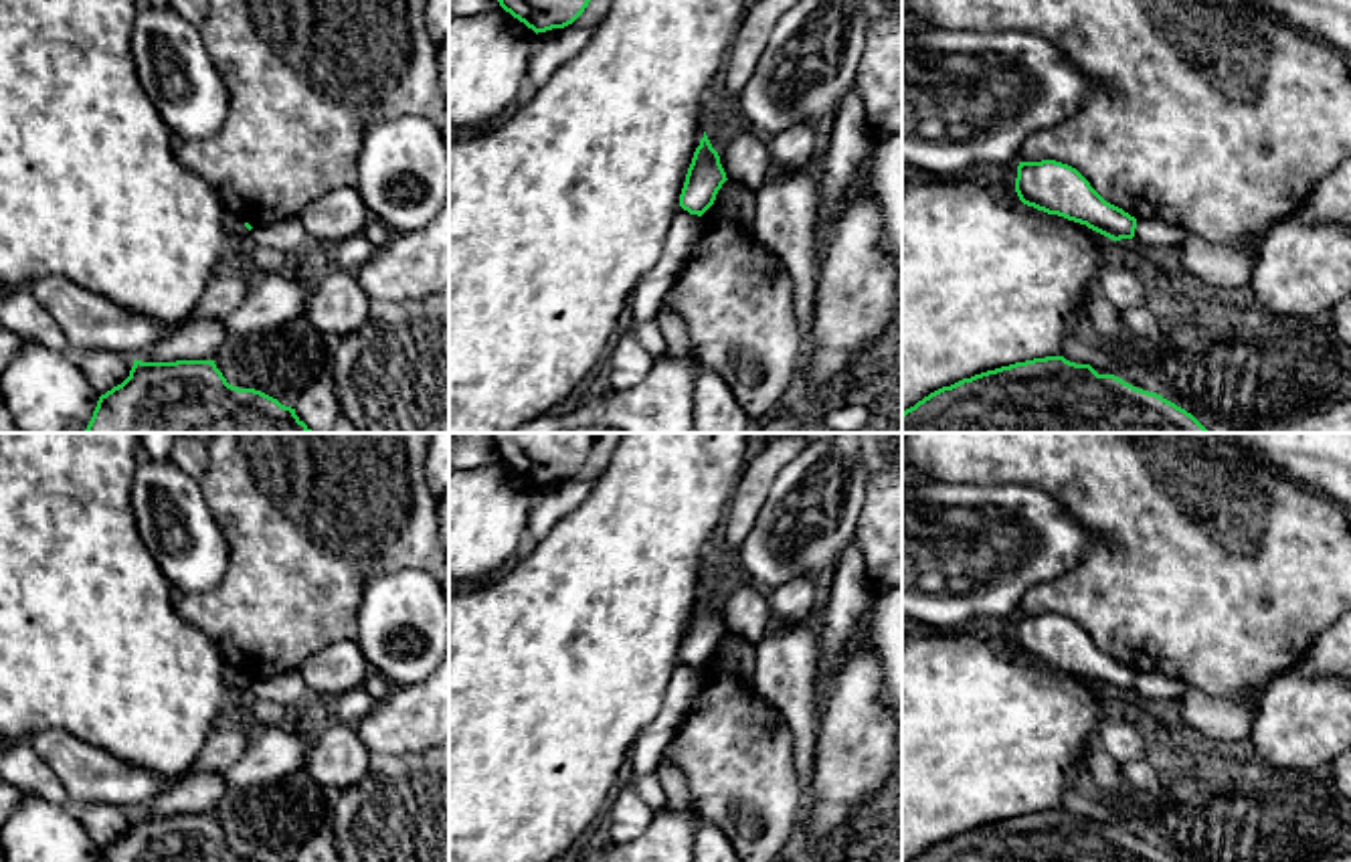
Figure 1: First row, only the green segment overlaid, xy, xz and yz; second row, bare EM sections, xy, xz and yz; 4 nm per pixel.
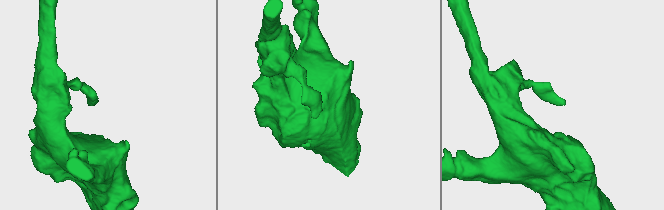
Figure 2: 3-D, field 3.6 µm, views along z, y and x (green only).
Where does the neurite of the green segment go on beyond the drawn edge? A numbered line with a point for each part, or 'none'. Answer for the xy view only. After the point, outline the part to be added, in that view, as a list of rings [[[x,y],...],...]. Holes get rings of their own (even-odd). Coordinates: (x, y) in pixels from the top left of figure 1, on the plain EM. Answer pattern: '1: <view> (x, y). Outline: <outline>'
none

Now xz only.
none

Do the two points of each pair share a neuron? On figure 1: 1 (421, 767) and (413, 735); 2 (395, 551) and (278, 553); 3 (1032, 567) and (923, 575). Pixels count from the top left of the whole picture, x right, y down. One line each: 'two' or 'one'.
1: two
2: one
3: one

